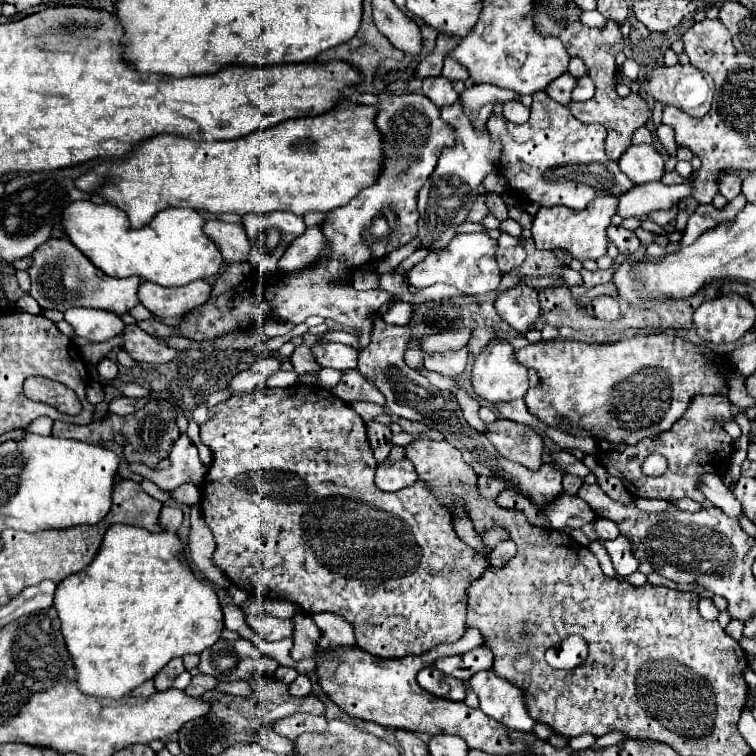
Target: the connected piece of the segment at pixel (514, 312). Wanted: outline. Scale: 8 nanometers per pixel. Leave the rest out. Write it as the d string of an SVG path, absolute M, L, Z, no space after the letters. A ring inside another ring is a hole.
M521 283L515 289L503 291L495 299L495 309L503 321L507 321L515 331L525 335L539 315L537 289Z

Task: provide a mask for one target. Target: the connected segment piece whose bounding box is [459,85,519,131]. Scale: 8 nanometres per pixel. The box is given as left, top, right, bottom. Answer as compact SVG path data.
M473 85L459 95L459 103L465 107L465 115L469 115L469 121L477 127L477 131L483 129L483 121L489 119L495 103L505 103L509 99L519 99L519 95L493 85Z

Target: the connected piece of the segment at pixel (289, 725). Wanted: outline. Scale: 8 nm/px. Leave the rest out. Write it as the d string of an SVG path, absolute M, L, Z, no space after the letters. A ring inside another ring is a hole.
M295 713L291 717L273 723L273 731L291 741L295 741L305 731L325 731L325 729L327 729L327 719L323 715L311 715L311 713Z

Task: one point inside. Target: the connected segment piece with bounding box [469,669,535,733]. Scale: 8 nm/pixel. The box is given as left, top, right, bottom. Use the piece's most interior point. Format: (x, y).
(500, 699)

